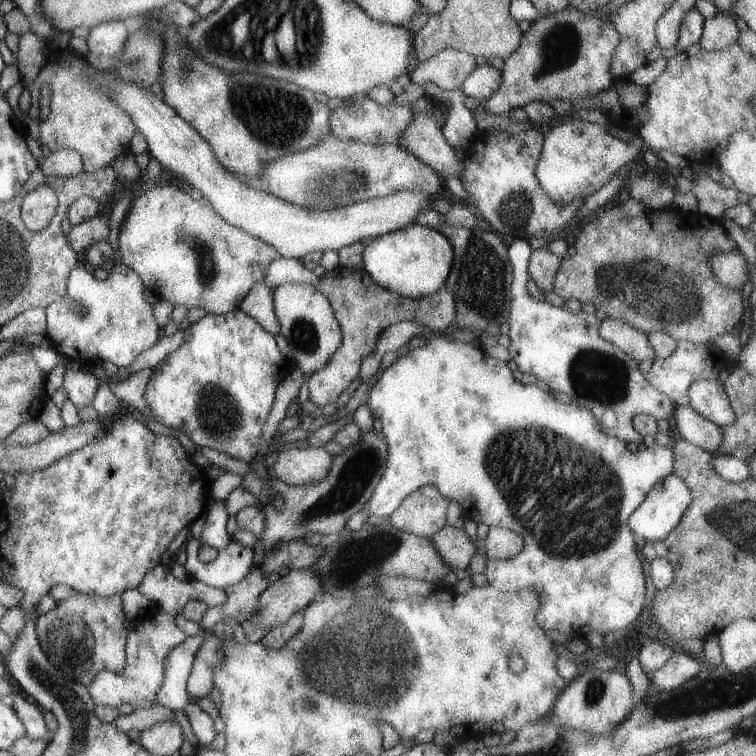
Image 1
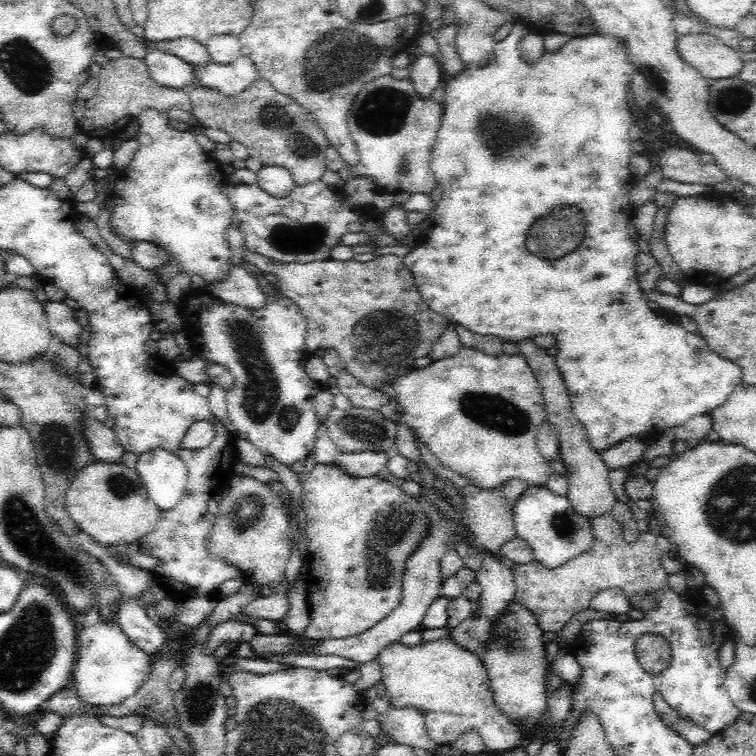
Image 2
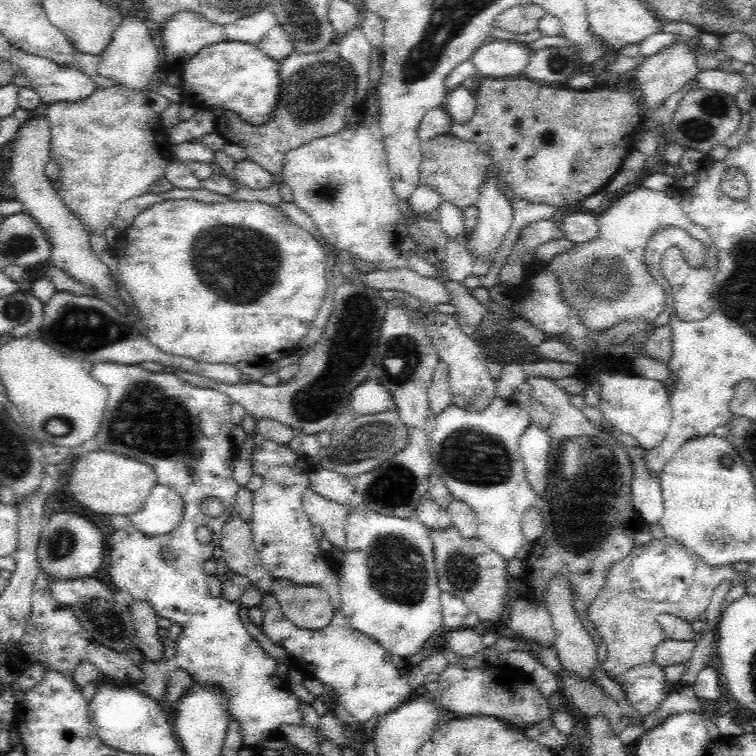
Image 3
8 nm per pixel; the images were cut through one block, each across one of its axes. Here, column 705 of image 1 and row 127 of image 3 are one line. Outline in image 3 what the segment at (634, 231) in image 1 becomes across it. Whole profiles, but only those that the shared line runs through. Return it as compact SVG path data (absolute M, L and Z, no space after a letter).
M334 46L311 54L293 51L279 66L280 98L271 116L272 120L264 126L256 126L224 110L216 118L215 130L226 143L241 146L246 151L246 159L256 162L274 175L280 175L286 152L343 130L346 126L346 110L355 108L356 101L356 79L352 68L337 55Z

